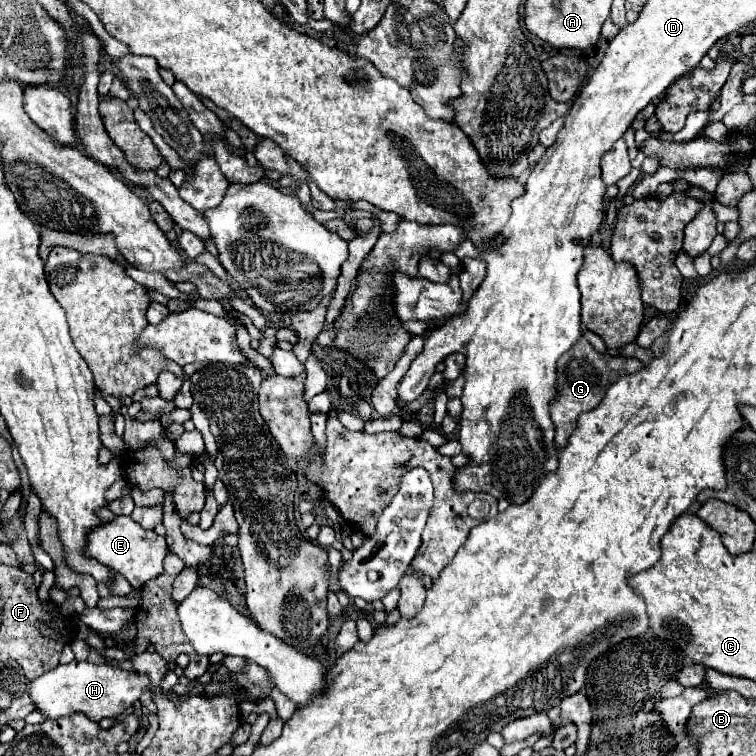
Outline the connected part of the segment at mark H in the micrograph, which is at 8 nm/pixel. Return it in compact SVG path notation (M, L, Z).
M70 662L60 664L54 670L42 674L36 678L30 688L30 698L36 704L36 710L46 714L50 720L68 716L74 712L84 712L90 720L102 720L102 718L118 718L126 708L130 708L142 692L152 694L152 684L148 676L136 672L136 670L122 670L112 668L106 664L90 664L90 662Z

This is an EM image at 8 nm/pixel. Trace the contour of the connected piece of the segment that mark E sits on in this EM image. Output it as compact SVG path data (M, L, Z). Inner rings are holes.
M118 516L116 520L100 528L92 528L92 532L88 534L88 556L94 556L94 560L98 560L100 564L122 574L134 590L142 588L144 582L160 576L166 554L166 540L158 536L154 530L144 530L130 516Z

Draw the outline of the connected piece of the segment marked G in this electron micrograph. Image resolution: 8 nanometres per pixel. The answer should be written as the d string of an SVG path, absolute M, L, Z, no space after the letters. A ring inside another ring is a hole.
M584 336L566 354L562 354L558 360L560 396L550 406L550 416L554 422L554 430L556 430L556 438L554 438L556 446L564 448L568 444L568 438L572 436L572 432L576 428L578 416L582 412L590 412L592 408L596 408L600 404L600 400L604 398L602 392L606 392L610 388L610 384L614 384L622 374L632 374L632 372L638 372L640 368L644 368L644 364L636 358L610 356L610 354L596 352Z

